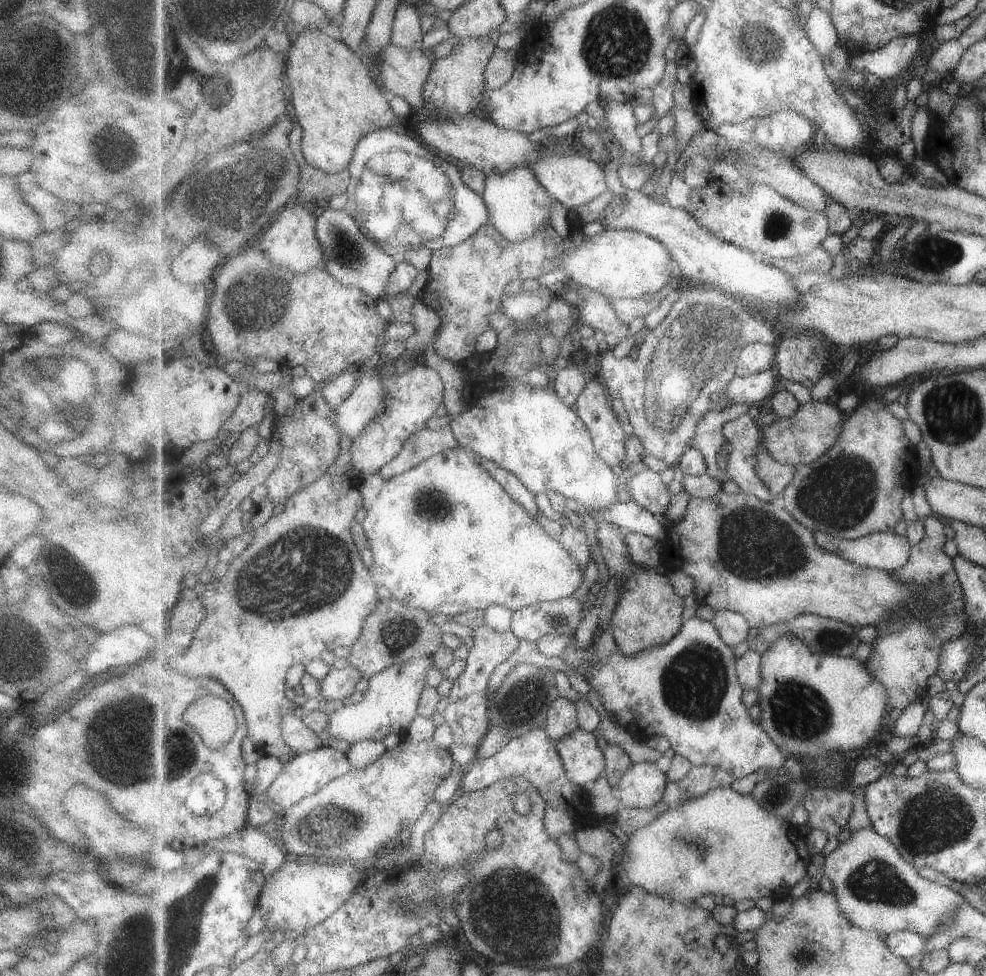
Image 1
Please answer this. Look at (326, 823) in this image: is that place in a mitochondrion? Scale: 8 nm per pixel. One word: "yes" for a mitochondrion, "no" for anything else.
yes

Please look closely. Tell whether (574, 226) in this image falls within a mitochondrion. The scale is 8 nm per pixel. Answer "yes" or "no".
no

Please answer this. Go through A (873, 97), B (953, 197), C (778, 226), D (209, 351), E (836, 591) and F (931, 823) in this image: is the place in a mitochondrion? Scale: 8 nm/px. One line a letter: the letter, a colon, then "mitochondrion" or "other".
A: other
B: other
C: mitochondrion
D: other
E: other
F: mitochondrion

